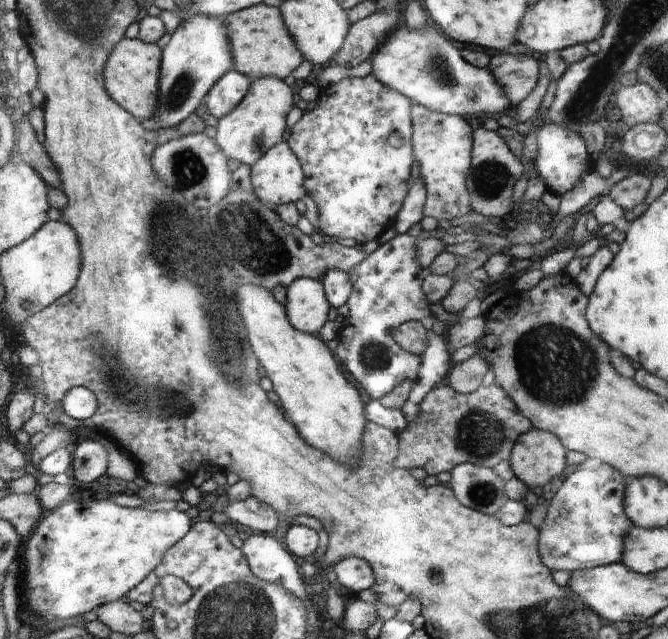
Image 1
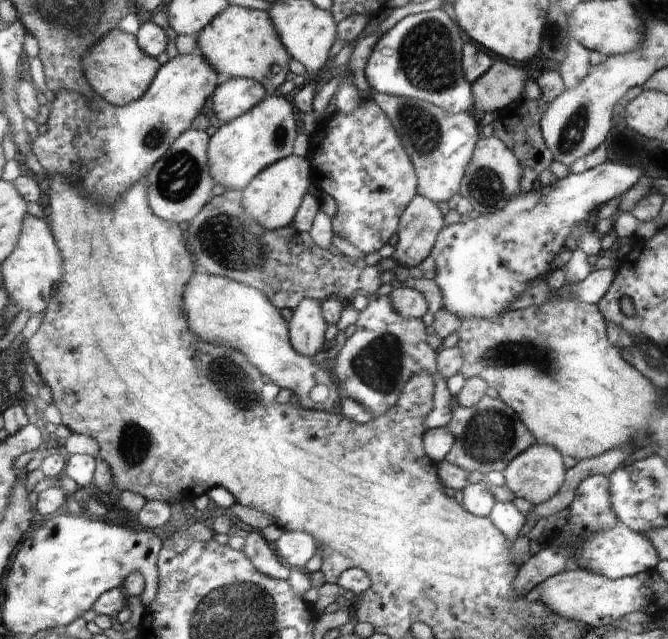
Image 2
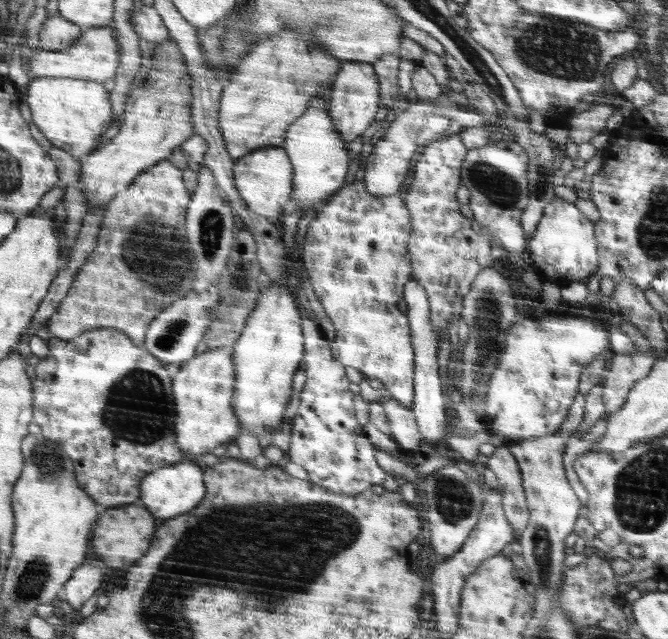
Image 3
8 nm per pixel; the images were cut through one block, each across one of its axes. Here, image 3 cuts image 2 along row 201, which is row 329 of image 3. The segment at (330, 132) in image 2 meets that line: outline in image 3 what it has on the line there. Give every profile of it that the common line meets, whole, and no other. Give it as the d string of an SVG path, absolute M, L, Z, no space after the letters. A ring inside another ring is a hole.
M354 179L350 184L342 186L338 193L332 197L324 207L319 209L316 219L310 222L306 235L304 237L303 260L304 268L308 272L308 280L312 285L314 294L324 307L324 312L334 324L336 335L334 341L330 342L331 353L334 358L338 359L344 366L353 366L361 373L364 373L369 379L377 378L382 382L389 391L389 394L398 400L398 403L411 407L413 404L413 385L416 384L416 351L413 347L412 323L398 310L398 300L402 300L402 292L405 292L404 284L410 282L412 276L412 263L410 262L410 253L408 253L408 236L412 234L412 217L408 207L404 206L404 200L400 196L394 196L394 193L388 195L375 195L370 193L365 182Z

